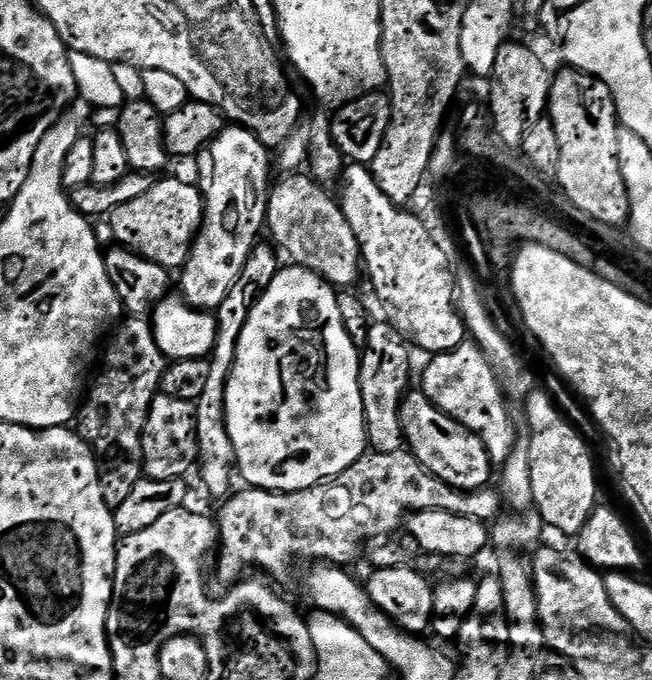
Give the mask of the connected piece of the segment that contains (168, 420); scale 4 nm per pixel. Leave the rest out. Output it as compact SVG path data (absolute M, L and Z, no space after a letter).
M157 394L152 399L152 405L146 418L146 426L142 434L142 450L140 451L142 472L149 480L165 480L174 478L179 480L187 477L188 471L193 471L198 460L198 438L196 437L196 406L190 402L182 402L179 398L170 398L163 394Z

